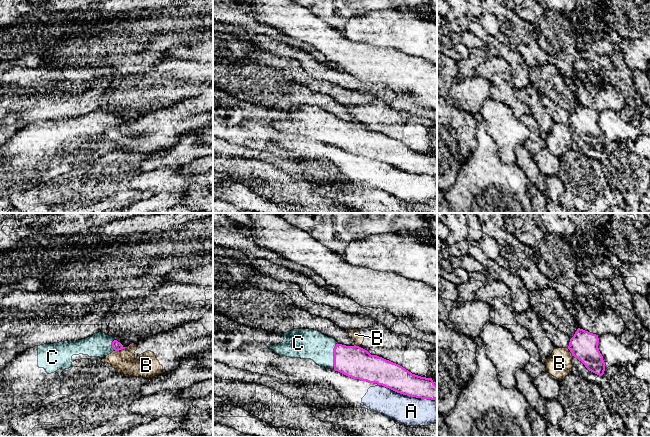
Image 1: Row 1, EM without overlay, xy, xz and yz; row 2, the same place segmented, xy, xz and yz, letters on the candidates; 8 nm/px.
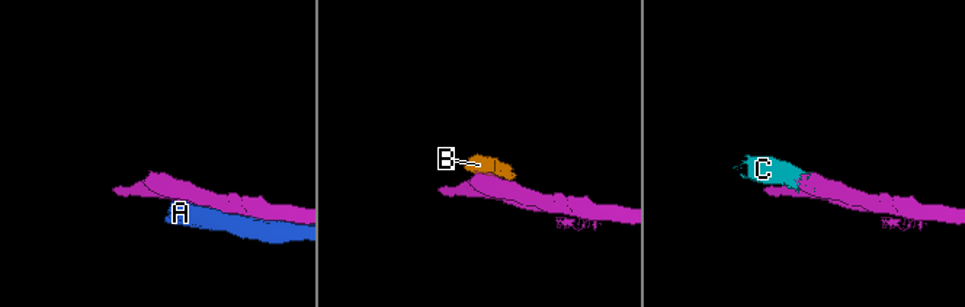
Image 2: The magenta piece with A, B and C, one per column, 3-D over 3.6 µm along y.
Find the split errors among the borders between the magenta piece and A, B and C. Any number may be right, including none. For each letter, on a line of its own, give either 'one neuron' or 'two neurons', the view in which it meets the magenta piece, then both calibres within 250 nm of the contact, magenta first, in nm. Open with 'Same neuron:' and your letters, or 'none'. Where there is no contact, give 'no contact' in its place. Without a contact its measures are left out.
Same neuron: C
A: two neurons; contact in xz; calibres 200 and 240 nm
B: two neurons; contact in xy; calibres 70 and 200 nm
C: one neuron; contact in xz; calibres 260 and 240 nm

